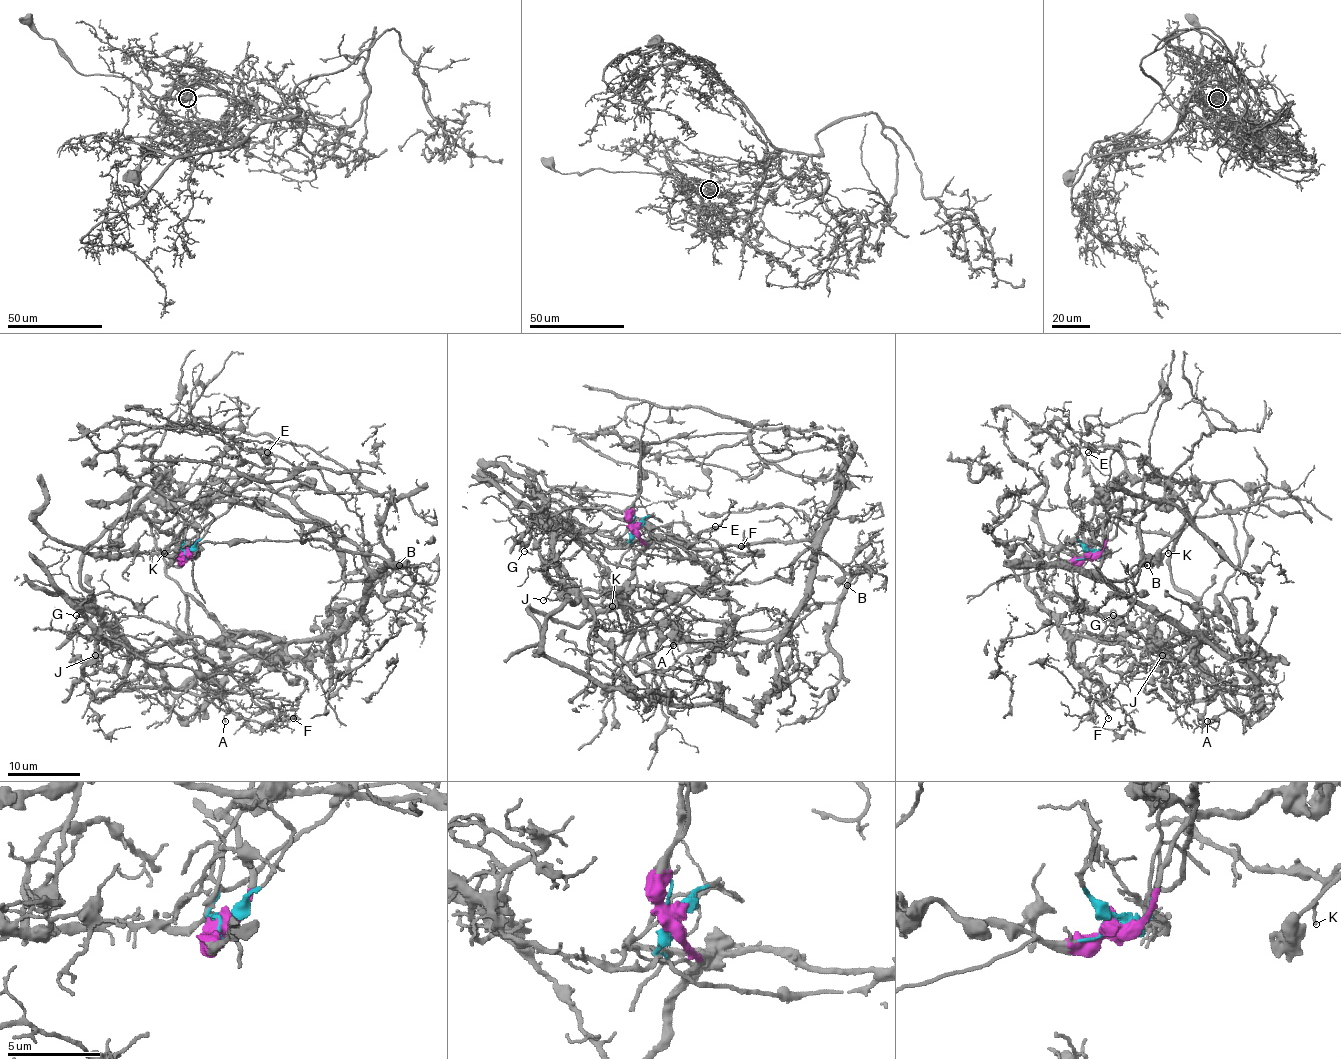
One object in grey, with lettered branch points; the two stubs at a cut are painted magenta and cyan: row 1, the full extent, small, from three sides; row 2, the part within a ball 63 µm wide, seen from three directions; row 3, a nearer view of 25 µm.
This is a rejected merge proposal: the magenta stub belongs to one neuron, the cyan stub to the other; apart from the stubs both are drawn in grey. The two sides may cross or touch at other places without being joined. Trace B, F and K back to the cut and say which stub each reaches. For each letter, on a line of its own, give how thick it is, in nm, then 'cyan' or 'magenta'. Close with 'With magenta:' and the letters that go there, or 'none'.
B: calibre 110 nm; cyan
F: calibre 140 nm; cyan
K: calibre 150 nm; magenta
With magenta: K

